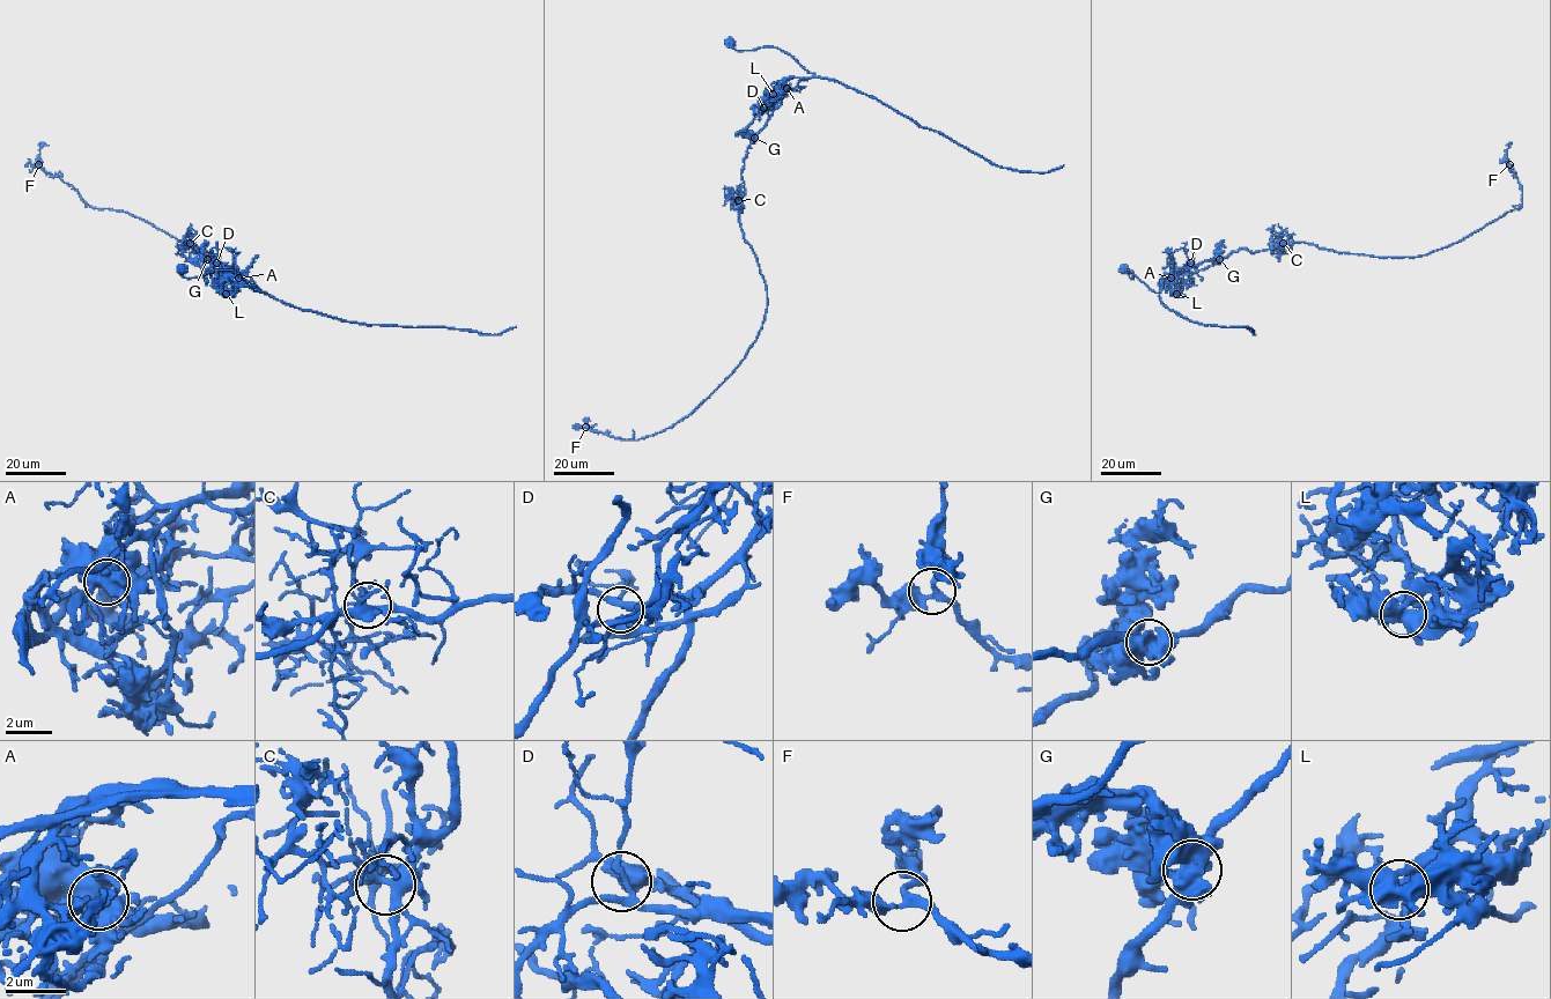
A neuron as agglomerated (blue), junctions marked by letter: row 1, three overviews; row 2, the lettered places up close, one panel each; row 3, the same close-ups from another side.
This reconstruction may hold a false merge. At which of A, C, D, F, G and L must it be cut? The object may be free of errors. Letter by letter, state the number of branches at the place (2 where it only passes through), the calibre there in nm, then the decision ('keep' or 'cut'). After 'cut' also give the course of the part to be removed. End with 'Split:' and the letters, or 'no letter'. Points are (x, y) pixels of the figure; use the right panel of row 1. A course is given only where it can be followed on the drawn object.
A: 6 branches meet; 650 nm thick; keep
C: 8 branches meet; 340 nm thick; keep
D: 5 branches meet; 240 nm thick; keep
F: 3 branches meet; 280 nm thick; keep
G: 5 branches meet; 650 nm thick; cut; foreign part runs (1220, 258), (1165, 281), (1159, 300), (1195, 323), (1246, 327), (1255, 334), (1247, 327)
L: 3 branches meet; 550 nm thick; keep
Split: G

